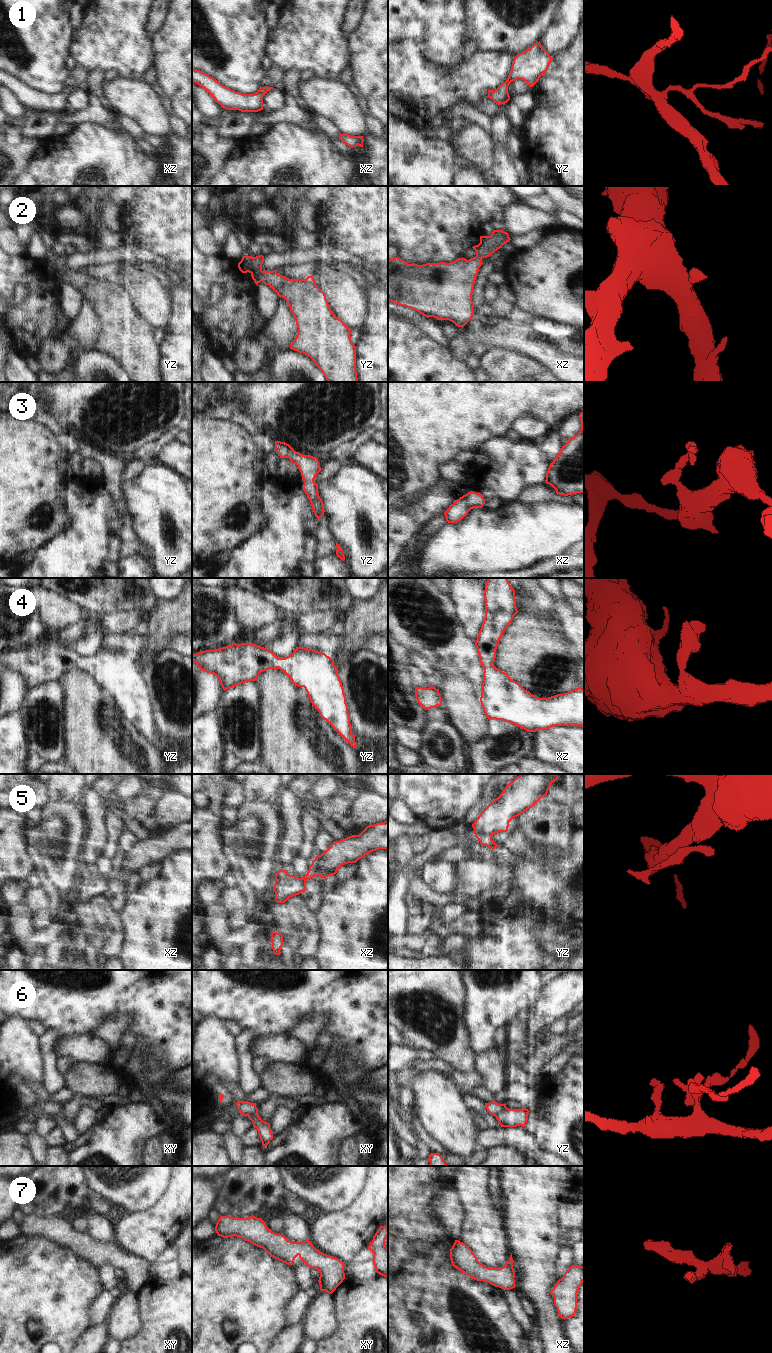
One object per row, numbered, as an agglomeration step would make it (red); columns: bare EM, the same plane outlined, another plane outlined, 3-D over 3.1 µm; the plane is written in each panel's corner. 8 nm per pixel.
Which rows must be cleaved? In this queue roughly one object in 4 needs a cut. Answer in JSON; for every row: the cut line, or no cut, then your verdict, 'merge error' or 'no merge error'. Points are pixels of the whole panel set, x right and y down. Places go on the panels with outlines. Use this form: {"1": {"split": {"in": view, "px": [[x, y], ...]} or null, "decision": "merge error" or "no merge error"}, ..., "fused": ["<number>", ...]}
{"1": {"split": null, "decision": "no merge error"}, "2": {"split": null, "decision": "no merge error"}, "3": {"split": null, "decision": "no merge error"}, "4": {"split": null, "decision": "no merge error"}, "5": {"split": {"in": "yz", "px": [[491, 835], [479, 835], [476, 837]]}, "decision": "merge error"}, "6": {"split": {"in": "yz", "px": [[505, 1106], [495, 1116]]}, "decision": "merge error"}, "7": {"split": null, "decision": "no merge error"}, "fused": ["5", "6"]}

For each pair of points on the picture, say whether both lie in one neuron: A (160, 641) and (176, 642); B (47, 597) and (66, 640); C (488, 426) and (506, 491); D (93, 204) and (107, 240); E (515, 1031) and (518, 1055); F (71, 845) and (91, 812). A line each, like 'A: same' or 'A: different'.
A: different
B: different
C: different
D: same
E: same
F: different

